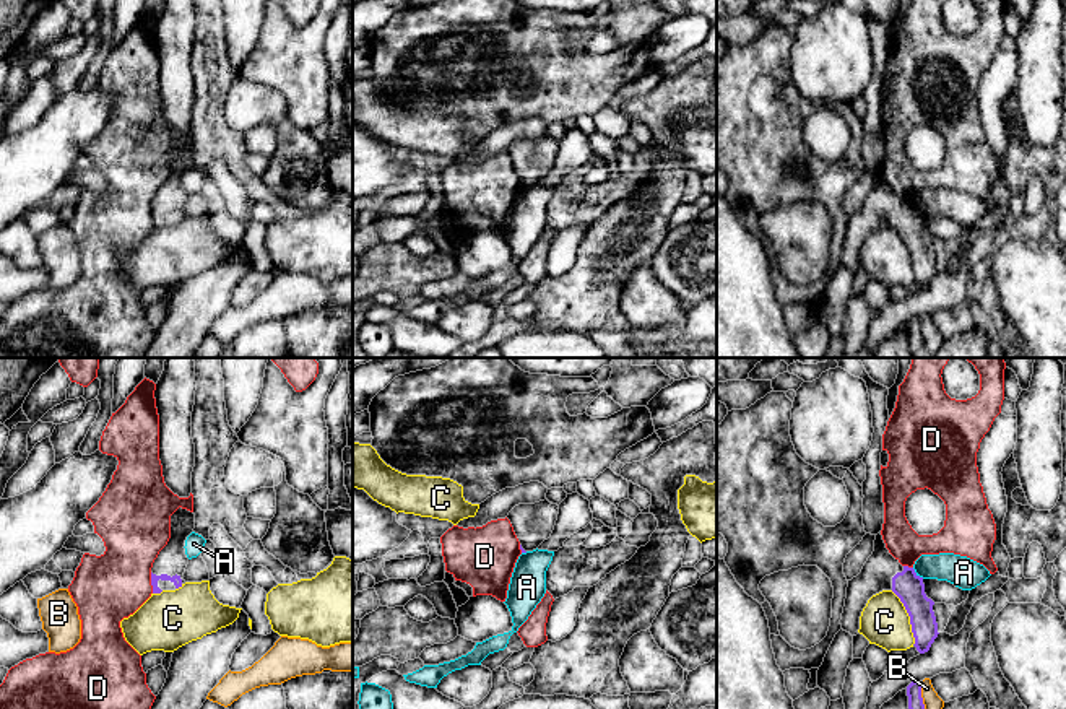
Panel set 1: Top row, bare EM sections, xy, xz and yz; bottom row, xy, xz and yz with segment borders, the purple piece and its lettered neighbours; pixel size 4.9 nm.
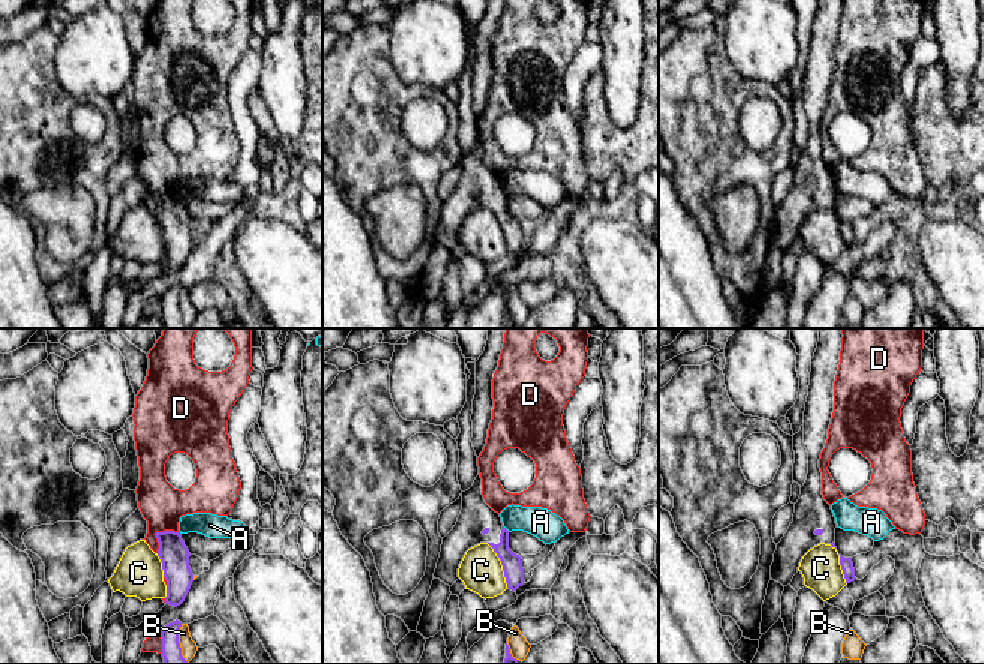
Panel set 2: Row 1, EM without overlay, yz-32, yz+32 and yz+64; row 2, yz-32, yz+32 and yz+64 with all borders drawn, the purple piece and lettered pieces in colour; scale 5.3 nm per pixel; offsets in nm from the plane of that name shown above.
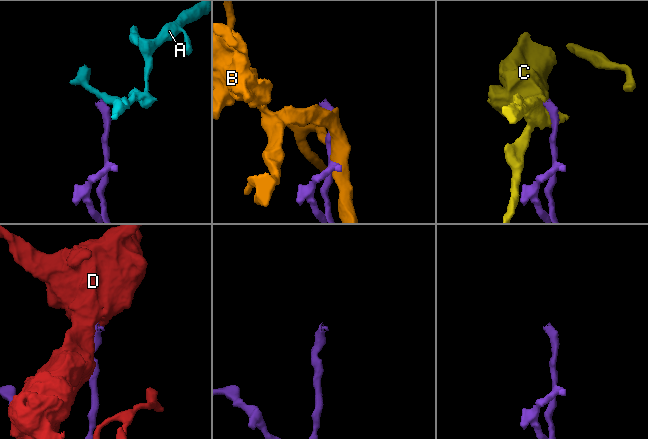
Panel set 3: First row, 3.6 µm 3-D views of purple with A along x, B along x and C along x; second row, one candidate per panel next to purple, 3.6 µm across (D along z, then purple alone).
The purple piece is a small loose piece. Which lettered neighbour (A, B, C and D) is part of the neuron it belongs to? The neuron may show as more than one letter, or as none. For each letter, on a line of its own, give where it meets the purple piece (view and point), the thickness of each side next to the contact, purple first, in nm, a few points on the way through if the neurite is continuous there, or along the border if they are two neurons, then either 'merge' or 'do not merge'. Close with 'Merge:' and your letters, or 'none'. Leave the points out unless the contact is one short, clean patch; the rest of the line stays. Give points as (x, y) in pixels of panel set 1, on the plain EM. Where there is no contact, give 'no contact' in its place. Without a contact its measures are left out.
A: contact yz (918, 212); calibres 150 and 160 nm; border yz (912, 204), (923, 213); do not merge
B: contact yz (922, 337); calibres 100 and 90 nm; do not merge
C: contact yz (910, 254); calibres 150 and 240 nm; border yz (891, 226), (909, 252), (914, 280); do not merge
D: contact xy (151, 218); calibres 50 and 340 nm; do not merge
Merge: none

